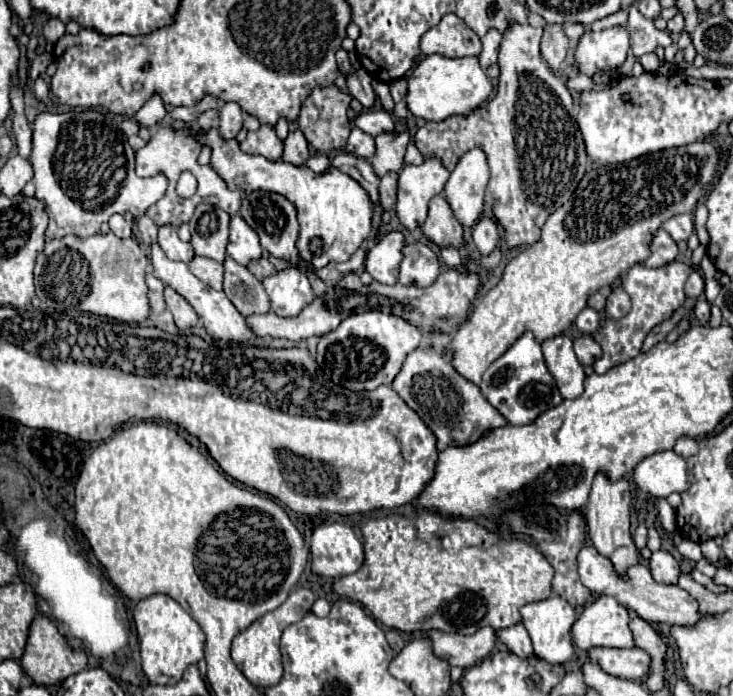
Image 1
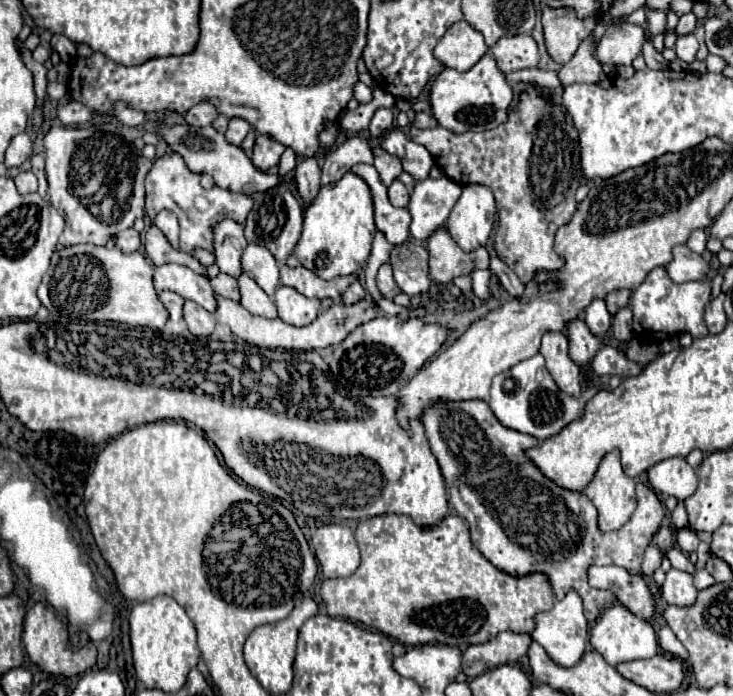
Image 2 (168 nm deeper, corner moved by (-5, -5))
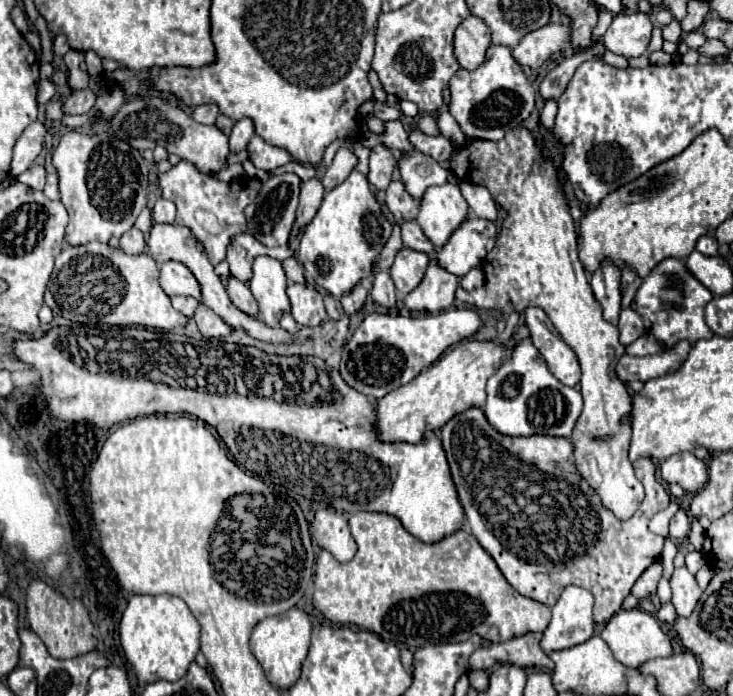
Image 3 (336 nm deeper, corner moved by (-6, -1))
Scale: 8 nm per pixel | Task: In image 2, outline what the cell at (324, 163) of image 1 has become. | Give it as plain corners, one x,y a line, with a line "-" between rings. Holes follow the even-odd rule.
351,137
345,139
339,147
335,147
323,165
323,175
321,175
321,183
329,185
339,181
345,173
351,171
353,165
357,163
373,163
373,153
371,147
367,143
367,139
363,137

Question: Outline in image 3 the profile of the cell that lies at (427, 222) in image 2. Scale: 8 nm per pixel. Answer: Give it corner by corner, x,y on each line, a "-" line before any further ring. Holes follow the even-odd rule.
444,183
436,187
428,187
424,199
420,201
418,225
424,235
432,241
434,247
442,247
450,233
466,219
468,203
460,193
456,183

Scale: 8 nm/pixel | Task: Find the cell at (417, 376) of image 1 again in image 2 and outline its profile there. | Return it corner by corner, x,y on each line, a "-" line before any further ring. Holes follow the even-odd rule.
473,399
473,401
463,401
463,403
439,403
439,405
431,407
431,411
427,411
427,415
423,415
421,421
425,425
431,451
437,457
441,473
445,477
451,507
457,511
457,515
461,515
469,523
473,545
499,571
513,575
513,577
545,573
551,583
553,595
557,599
563,599
567,591
577,591
583,597
585,617
591,623
607,607
617,603
617,595
613,595
611,591
601,591
601,589
589,587
587,569
591,565
619,565
619,567
627,569
631,575
641,573
643,553
649,547
657,529
661,527
661,521
665,519
665,507
649,485
637,483
637,507
629,525
621,527
619,531
601,533
597,527
597,509
589,501
589,497
585,493
561,489
557,483
547,479
541,473
541,469
527,457
527,451
537,447
539,441
531,435
503,427
495,419
493,411
489,409
489,405
485,401

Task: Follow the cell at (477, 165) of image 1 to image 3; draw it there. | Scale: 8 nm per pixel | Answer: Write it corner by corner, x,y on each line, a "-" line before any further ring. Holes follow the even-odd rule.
468,217
450,235
448,243
436,253
438,263
454,273
464,275
480,265
496,241
496,225
484,217

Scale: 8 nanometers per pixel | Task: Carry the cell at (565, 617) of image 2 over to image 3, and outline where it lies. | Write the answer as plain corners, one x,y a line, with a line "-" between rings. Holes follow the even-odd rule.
568,585
552,607
552,621
540,641
542,651
550,653
586,643
594,635
592,603
594,599
590,591

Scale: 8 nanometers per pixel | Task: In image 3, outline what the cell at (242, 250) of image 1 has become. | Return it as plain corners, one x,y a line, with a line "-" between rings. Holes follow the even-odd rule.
258,255
254,259
250,289
260,305
260,319
268,325
278,325
280,315
290,311
286,275
278,259
268,255

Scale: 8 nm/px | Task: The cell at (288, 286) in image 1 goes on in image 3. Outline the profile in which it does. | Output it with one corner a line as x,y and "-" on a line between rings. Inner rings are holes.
290,283
288,285
288,299
292,305
292,317
296,319
298,325
304,327
316,327
320,325
328,315
324,311
322,295
316,289
308,289
306,285

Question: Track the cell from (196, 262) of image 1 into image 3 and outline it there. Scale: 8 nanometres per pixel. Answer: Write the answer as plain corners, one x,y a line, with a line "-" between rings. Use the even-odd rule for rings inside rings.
230,277
226,283
226,291
230,295
230,301
244,313
248,315
258,315
258,303
256,299
252,299
252,291
246,283

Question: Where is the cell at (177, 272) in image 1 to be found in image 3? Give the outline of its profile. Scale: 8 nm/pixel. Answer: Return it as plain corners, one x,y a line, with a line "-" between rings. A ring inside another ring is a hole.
166,261
160,267
160,285
166,291
166,295
190,295
200,301
200,283
196,283
196,277
184,263

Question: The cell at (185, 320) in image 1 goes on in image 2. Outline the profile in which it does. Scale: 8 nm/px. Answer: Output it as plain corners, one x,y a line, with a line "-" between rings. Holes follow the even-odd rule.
185,301
183,313
185,313
187,327
189,327
189,331
191,331
193,335
197,335
197,337
209,337
209,335
213,333
217,321
215,321
215,317
213,317
207,309
199,307
199,305
193,303
193,301

